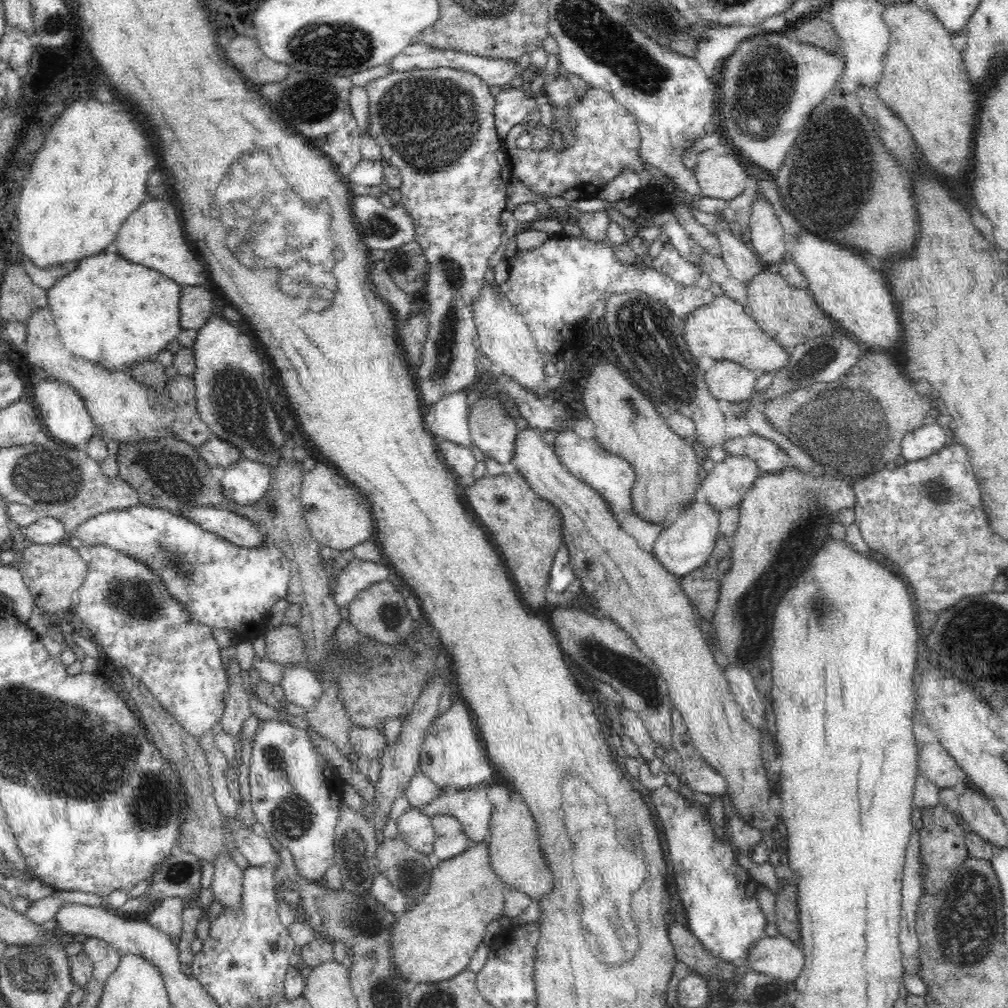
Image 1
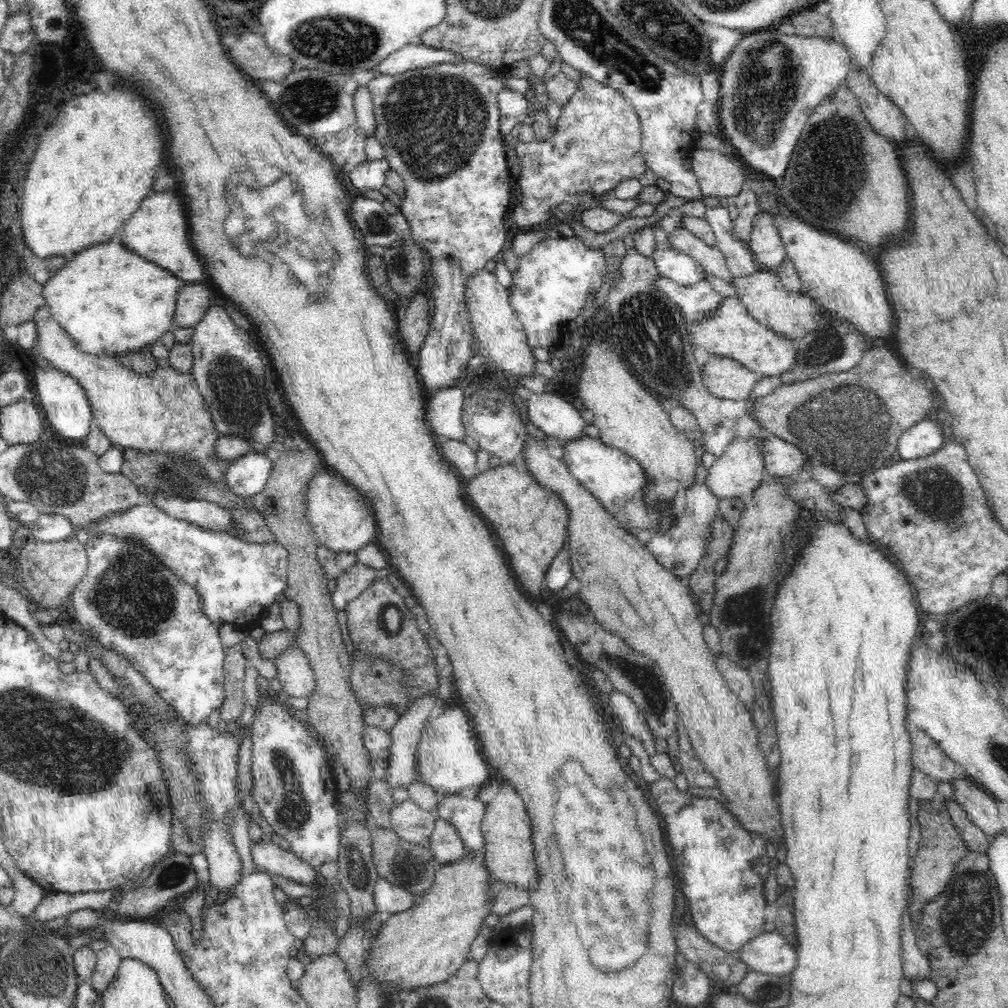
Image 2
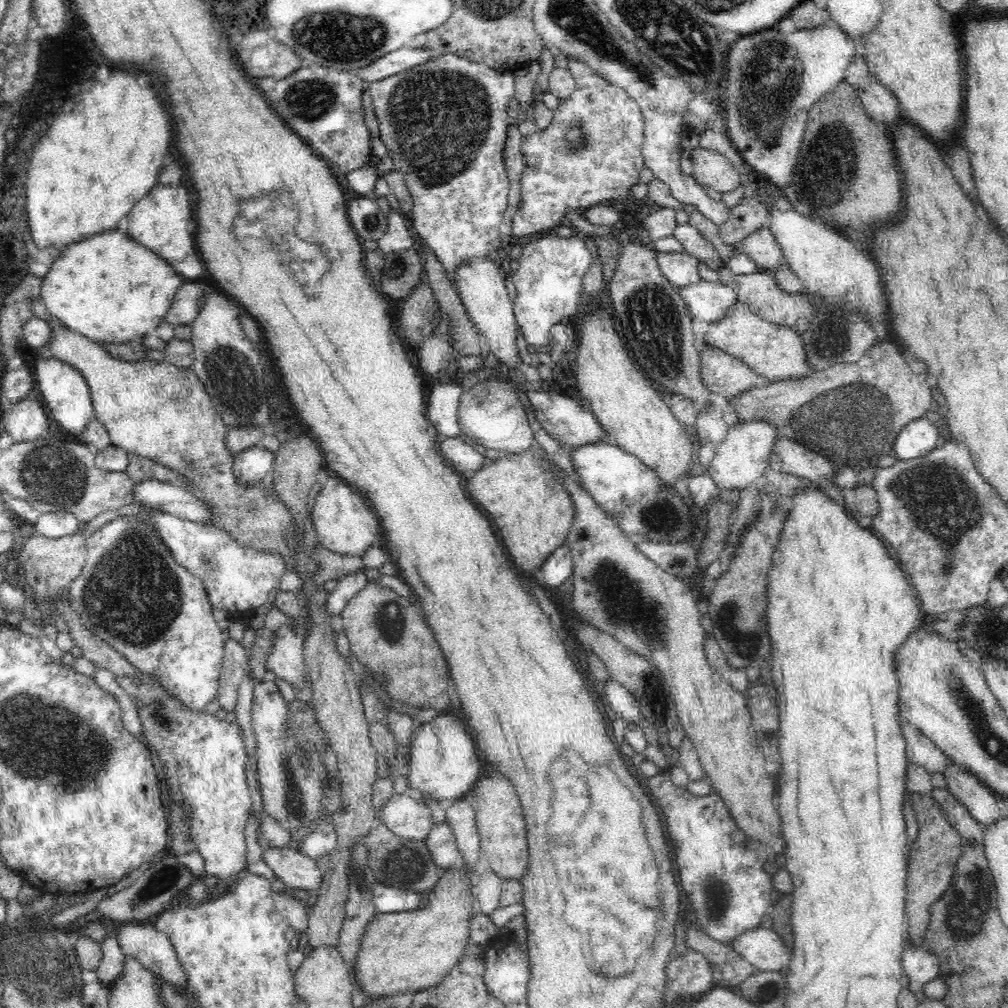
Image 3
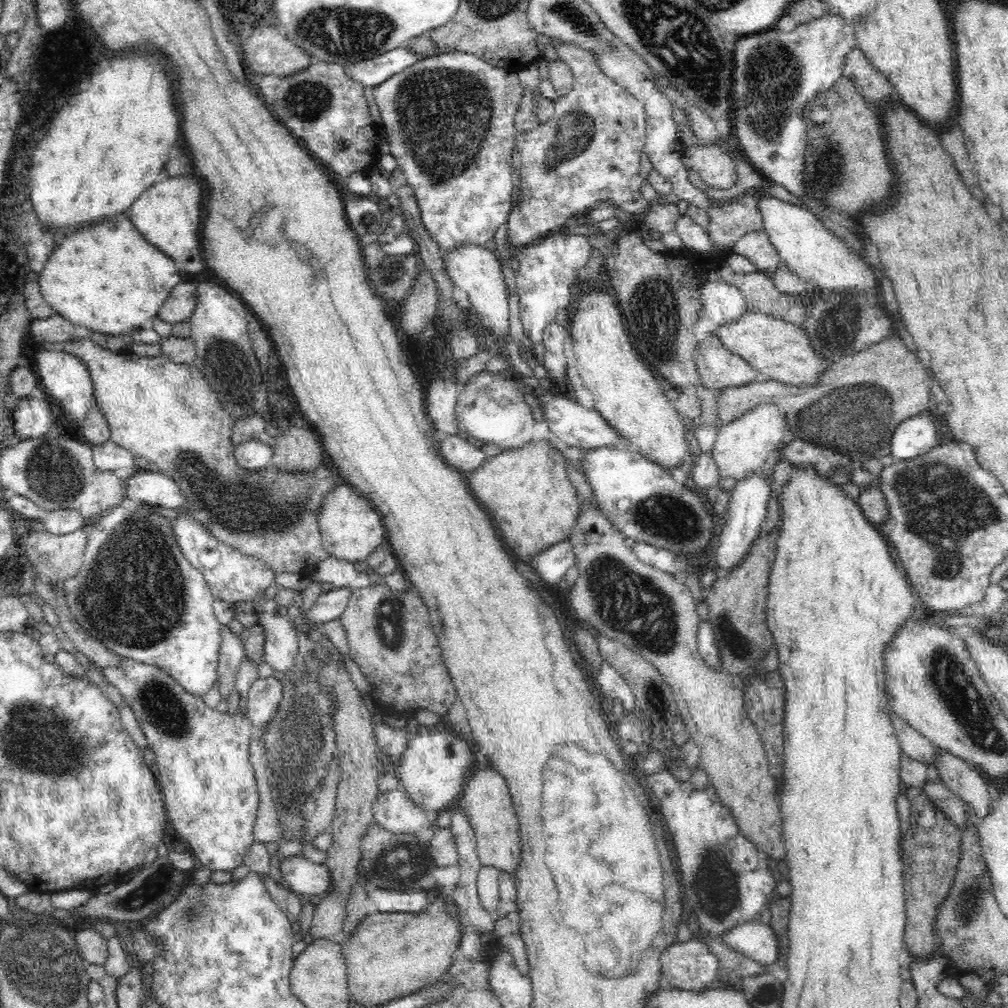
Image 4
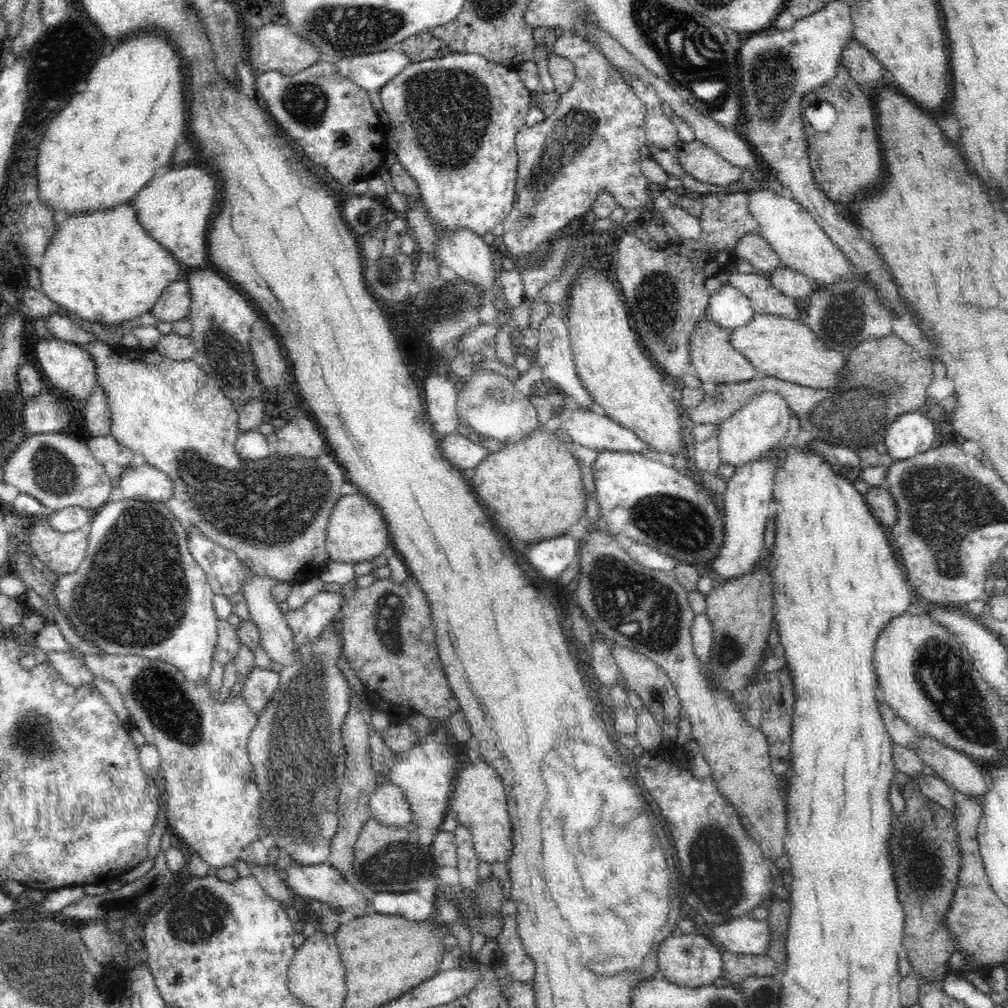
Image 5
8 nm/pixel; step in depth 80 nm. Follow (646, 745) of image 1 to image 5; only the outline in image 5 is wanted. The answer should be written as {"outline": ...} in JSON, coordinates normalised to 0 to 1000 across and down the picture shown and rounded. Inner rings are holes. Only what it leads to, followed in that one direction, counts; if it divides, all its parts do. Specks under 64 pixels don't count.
{"outline":[[[591,630],[587,635],[585,643],[585,656],[587,658],[591,673],[597,677],[599,683],[614,681],[616,666],[613,663],[612,655],[606,648],[605,636]]]}

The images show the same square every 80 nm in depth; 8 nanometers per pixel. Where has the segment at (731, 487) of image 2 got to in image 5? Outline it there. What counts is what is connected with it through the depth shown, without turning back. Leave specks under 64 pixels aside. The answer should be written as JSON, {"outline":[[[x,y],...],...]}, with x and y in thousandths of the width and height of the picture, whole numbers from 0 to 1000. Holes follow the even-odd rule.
{"outline":[[[756,386],[746,390],[741,398],[727,409],[713,423],[713,455],[716,460],[726,460],[736,464],[742,458],[748,458],[752,452],[760,450],[765,443],[772,441],[782,427],[785,409],[780,396],[772,390]]]}

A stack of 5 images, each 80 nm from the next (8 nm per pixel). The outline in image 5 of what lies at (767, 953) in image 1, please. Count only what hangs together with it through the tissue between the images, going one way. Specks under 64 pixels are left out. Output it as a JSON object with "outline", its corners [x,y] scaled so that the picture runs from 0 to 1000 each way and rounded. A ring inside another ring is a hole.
{"outline":[[[745,908],[728,909],[722,915],[701,922],[705,932],[718,941],[735,947],[760,947],[764,938],[764,920]]]}

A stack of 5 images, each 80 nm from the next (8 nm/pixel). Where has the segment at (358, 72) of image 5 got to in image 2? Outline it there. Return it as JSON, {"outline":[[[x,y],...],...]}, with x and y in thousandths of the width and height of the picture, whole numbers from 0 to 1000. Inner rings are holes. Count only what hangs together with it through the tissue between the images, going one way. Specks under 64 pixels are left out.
{"outline":[[[411,43],[401,46],[395,52],[385,56],[385,59],[379,60],[375,65],[369,67],[373,76],[381,74],[393,74],[412,69],[413,67],[421,67],[431,65],[431,63],[438,62],[463,62],[454,54],[442,50],[433,50],[431,48],[423,48],[418,44]]]}

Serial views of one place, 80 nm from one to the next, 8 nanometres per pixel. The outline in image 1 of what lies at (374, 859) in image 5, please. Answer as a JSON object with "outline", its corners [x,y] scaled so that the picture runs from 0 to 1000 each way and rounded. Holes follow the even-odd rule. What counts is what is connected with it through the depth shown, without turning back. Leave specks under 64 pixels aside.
{"outline":[[[399,830],[381,831],[373,843],[374,861],[393,882],[404,888],[407,899],[425,885],[432,852],[409,839]]]}

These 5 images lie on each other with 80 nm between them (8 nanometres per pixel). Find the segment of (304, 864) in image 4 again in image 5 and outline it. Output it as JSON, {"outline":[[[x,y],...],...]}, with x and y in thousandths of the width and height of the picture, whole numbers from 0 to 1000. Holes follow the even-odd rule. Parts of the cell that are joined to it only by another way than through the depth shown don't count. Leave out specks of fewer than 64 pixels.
{"outline":[[[325,856],[318,858],[284,859],[285,879],[304,891],[316,893],[331,906],[349,905],[355,910],[363,905],[365,892],[353,884],[341,868]]]}

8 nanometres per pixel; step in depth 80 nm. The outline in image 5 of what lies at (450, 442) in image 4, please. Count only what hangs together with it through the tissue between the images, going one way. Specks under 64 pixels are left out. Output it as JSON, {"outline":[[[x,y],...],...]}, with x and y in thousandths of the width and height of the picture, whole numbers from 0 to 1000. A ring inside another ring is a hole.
{"outline":[[[453,429],[439,433],[437,445],[444,458],[462,470],[466,470],[486,448]]]}

